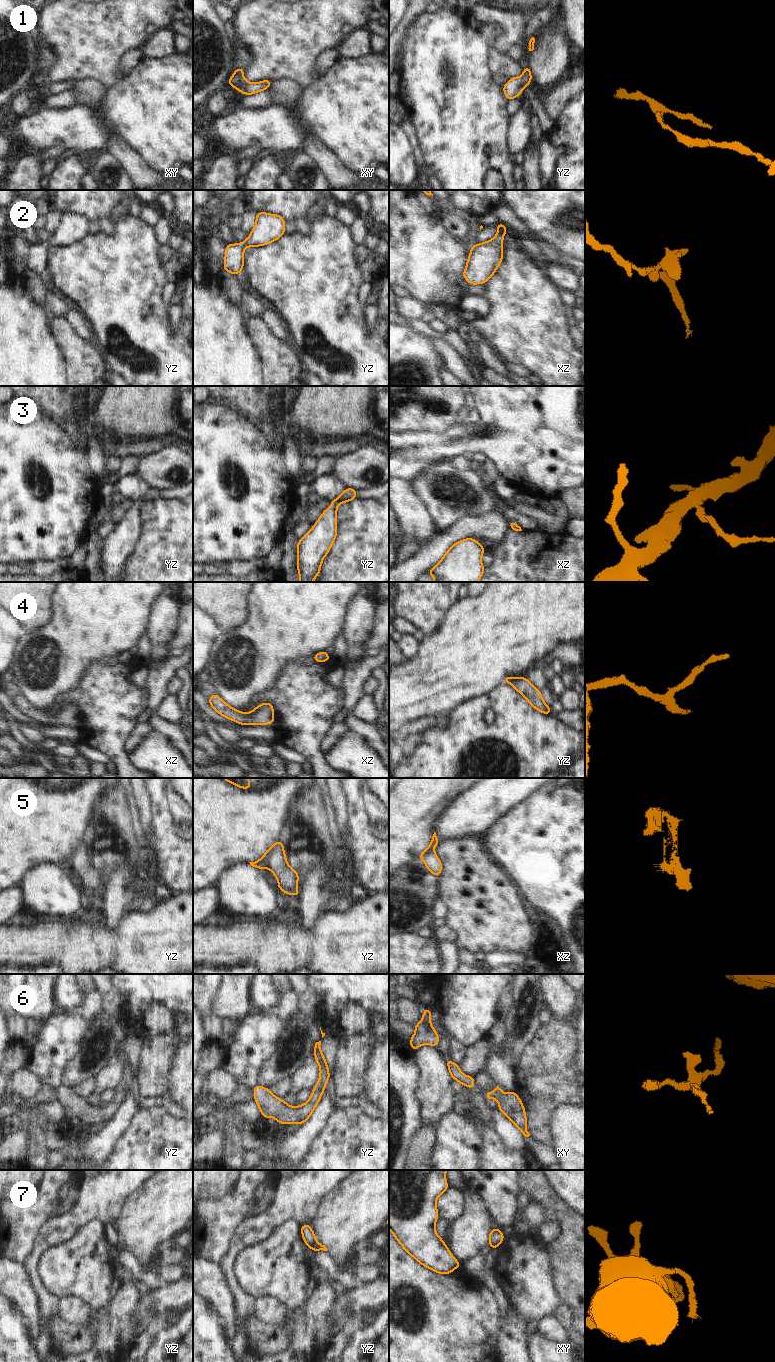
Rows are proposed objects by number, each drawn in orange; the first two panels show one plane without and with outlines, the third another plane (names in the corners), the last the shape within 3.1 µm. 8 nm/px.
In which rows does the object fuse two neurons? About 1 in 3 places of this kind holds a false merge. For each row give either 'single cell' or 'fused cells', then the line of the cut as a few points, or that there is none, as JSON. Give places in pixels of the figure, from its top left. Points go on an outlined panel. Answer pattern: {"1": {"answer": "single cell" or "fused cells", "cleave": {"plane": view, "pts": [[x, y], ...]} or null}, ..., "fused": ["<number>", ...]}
{"1": {"answer": "single cell", "cleave": null}, "2": {"answer": "single cell", "cleave": null}, "3": {"answer": "single cell", "cleave": null}, "4": {"answer": "single cell", "cleave": null}, "5": {"answer": "fused cells", "cleave": {"plane": "yz", "pts": [[278, 841], [278, 844], [270, 852], [270, 857], [265, 866]]}}, "6": {"answer": "single cell", "cleave": null}, "7": {"answer": "fused cells", "cleave": {"plane": "yz", "pts": [[315, 1241], [310, 1247]]}}, "fused": ["5", "7"]}

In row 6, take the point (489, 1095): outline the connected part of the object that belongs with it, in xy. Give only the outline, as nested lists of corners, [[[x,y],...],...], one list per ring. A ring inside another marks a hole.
[[[495,1084],[495,1092],[486,1092],[484,1096],[487,1100],[496,1099],[499,1102],[498,1110],[505,1114],[525,1137],[529,1137],[530,1134],[526,1129],[526,1113],[519,1096],[515,1092],[508,1091],[502,1096],[501,1091],[503,1089]]]

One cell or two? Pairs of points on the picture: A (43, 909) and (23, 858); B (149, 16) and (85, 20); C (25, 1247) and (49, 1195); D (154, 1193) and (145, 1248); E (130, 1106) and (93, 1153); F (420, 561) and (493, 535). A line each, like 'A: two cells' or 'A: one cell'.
A: two cells
B: one cell
C: one cell
D: one cell
E: one cell
F: one cell

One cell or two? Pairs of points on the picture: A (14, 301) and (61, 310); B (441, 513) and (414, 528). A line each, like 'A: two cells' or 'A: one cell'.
A: one cell
B: two cells

